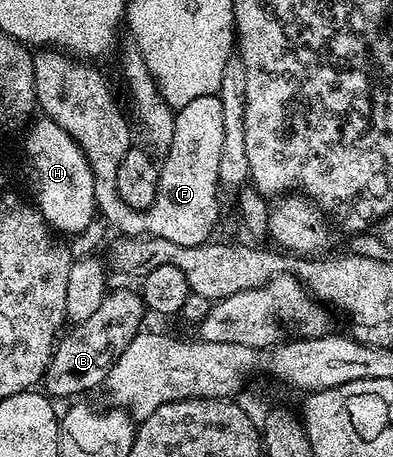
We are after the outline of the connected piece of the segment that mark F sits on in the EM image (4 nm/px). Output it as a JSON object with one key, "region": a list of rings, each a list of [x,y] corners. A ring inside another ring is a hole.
{"region":[[[40,50],[32,57],[34,62],[34,86],[36,87],[36,102],[39,111],[47,119],[58,122],[74,142],[86,154],[94,174],[94,198],[99,219],[103,220],[109,229],[121,237],[153,236],[176,242],[180,246],[194,247],[205,244],[213,239],[212,231],[216,228],[216,219],[220,216],[220,171],[218,170],[218,154],[222,154],[222,102],[219,95],[194,98],[194,102],[177,109],[174,115],[174,132],[171,144],[166,149],[165,160],[161,161],[158,193],[148,208],[142,211],[134,210],[134,206],[126,206],[122,202],[122,194],[118,194],[118,162],[122,162],[126,151],[124,135],[128,132],[128,124],[116,104],[108,104],[112,100],[112,92],[99,72],[99,67],[68,55],[63,50]]]}

